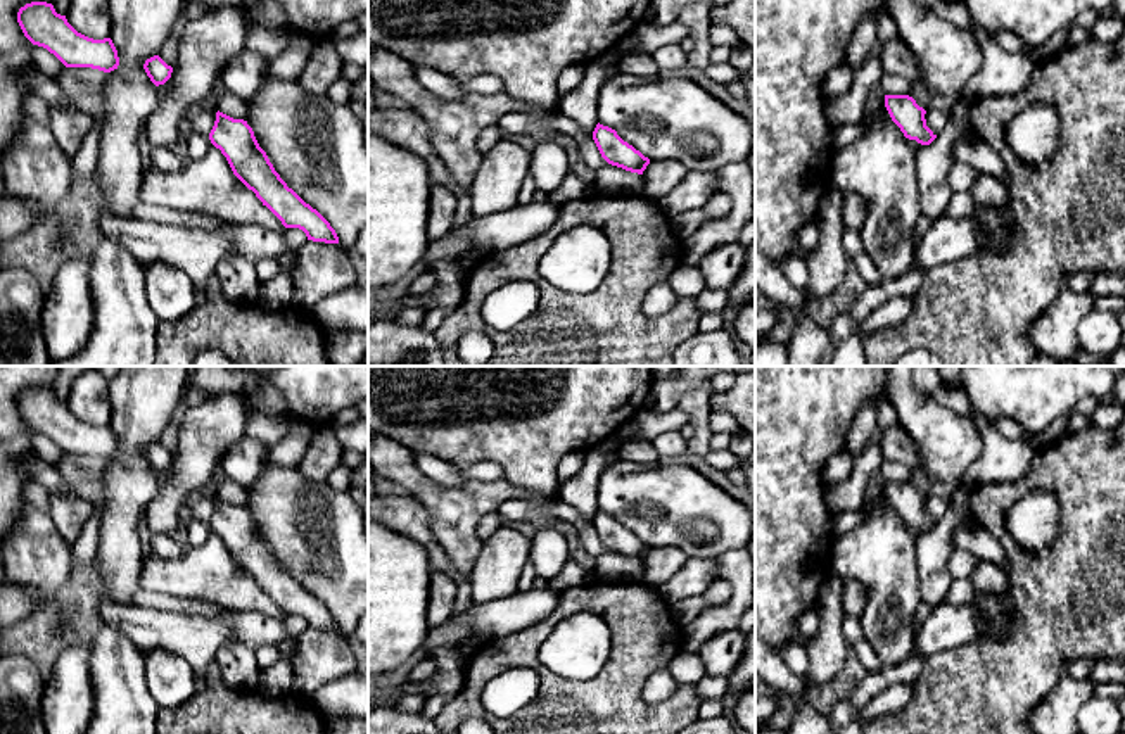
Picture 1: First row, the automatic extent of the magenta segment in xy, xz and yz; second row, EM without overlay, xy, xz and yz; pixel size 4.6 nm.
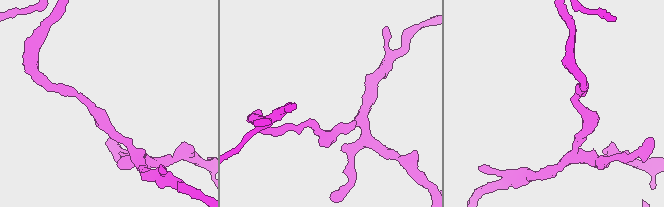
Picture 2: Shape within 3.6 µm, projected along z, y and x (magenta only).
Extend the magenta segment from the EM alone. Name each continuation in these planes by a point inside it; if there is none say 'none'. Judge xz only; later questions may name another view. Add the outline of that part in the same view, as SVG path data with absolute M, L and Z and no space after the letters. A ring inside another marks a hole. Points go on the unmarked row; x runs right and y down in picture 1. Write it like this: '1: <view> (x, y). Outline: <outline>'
none

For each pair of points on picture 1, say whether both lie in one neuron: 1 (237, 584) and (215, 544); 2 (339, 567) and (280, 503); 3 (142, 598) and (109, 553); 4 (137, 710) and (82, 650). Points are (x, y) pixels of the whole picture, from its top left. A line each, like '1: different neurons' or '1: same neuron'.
1: same neuron
2: same neuron
3: different neurons
4: different neurons

